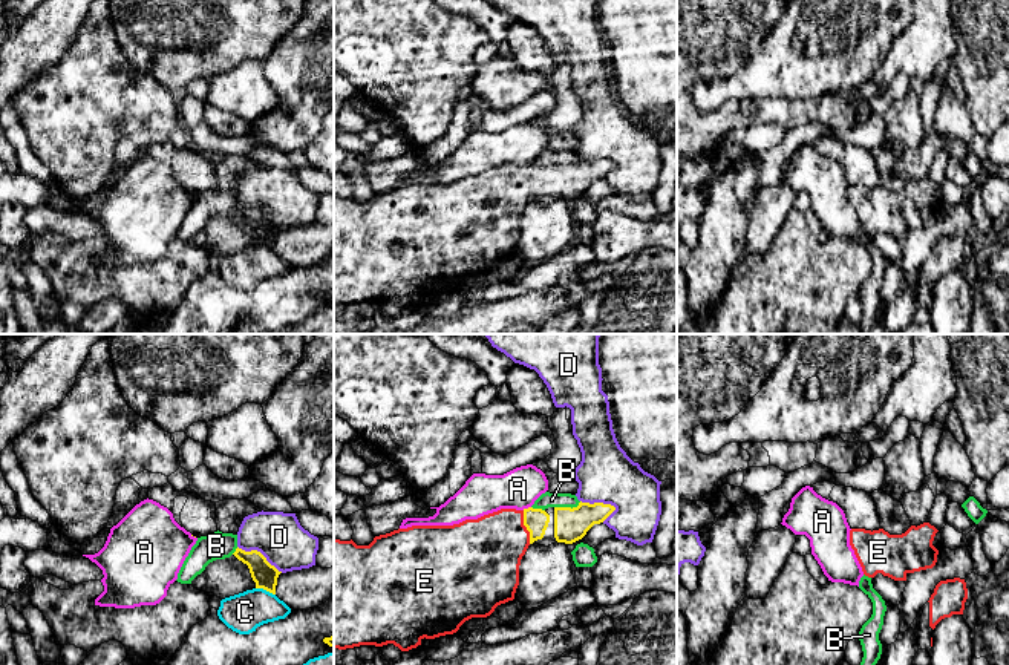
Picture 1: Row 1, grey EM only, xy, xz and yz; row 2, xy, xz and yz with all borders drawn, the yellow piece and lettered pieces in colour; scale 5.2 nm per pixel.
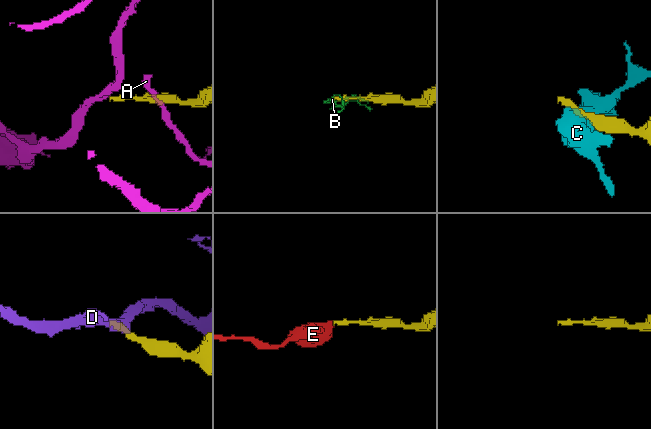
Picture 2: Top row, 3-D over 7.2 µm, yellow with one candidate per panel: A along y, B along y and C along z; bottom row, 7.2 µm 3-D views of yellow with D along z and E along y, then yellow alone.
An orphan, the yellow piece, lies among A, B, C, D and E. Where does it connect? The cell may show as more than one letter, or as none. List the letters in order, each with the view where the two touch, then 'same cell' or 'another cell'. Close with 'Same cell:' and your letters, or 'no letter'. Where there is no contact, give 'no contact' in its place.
A: meets yellow in xz; another cell
B: meets yellow in xz; another cell
C: meets yellow in xy; another cell
D: meets yellow in xz; another cell
E: meets yellow in xz; same cell
Same cell: E

